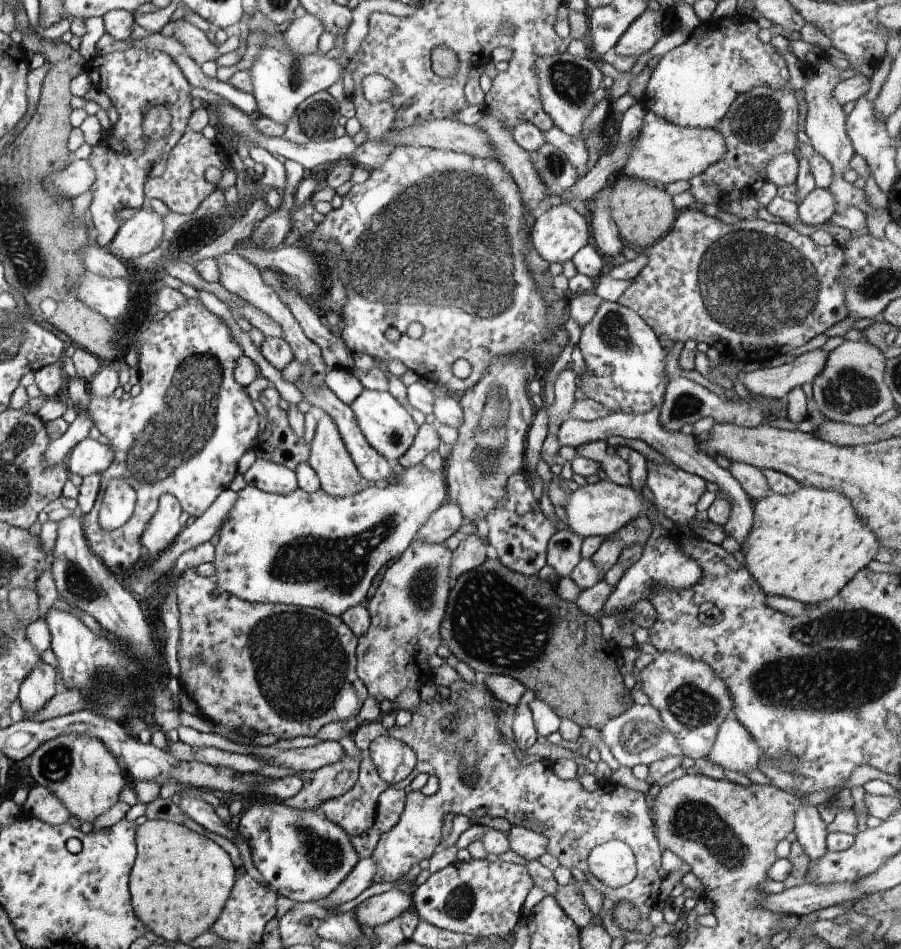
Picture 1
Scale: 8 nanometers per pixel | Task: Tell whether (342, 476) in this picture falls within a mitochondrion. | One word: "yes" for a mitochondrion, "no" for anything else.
no

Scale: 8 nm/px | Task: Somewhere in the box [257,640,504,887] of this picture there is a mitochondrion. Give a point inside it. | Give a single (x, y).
(323, 855)

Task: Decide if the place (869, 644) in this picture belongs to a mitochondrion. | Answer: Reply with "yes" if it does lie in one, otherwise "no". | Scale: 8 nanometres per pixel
yes

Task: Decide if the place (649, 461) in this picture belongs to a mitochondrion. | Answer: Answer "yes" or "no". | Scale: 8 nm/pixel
no

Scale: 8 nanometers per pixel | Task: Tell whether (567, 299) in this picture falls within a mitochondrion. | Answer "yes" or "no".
no

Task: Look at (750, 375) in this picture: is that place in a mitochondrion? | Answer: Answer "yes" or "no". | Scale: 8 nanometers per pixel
no

